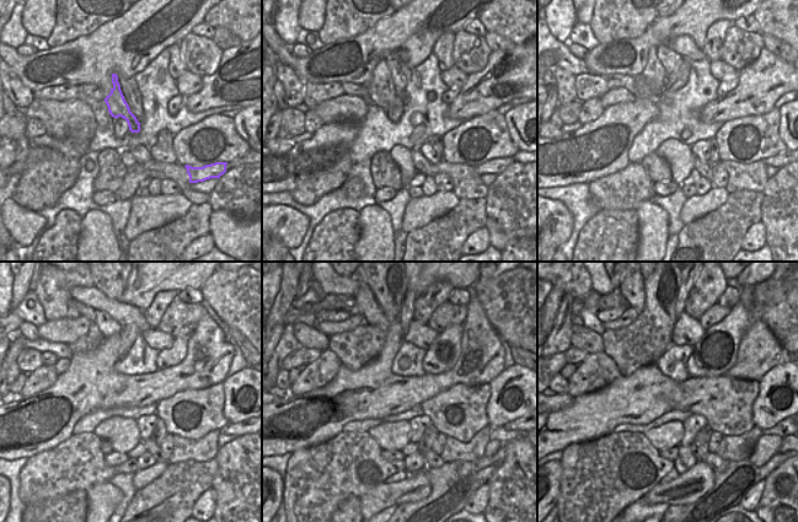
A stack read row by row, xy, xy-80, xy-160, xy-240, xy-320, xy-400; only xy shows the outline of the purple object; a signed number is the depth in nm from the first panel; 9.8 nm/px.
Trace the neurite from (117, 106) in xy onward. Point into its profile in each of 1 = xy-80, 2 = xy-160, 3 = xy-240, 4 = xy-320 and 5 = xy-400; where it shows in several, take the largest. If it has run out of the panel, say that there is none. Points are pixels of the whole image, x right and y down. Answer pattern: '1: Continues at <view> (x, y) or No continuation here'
1: Continues at xy-80 (381, 90)
2: Continues at xy-160 (654, 74)
3: Continues at xy-240 (84, 310)
4: Continues at xy-320 (342, 302)
5: Continues at xy-400 (615, 299).

